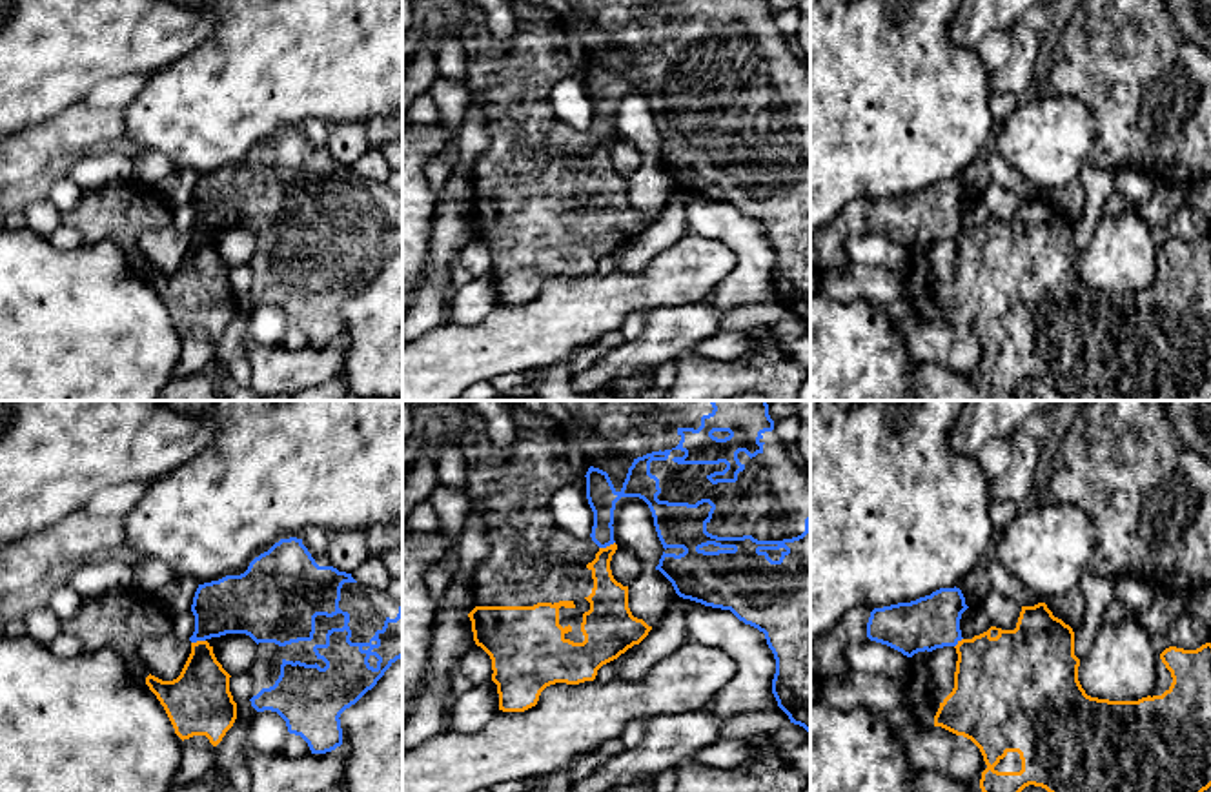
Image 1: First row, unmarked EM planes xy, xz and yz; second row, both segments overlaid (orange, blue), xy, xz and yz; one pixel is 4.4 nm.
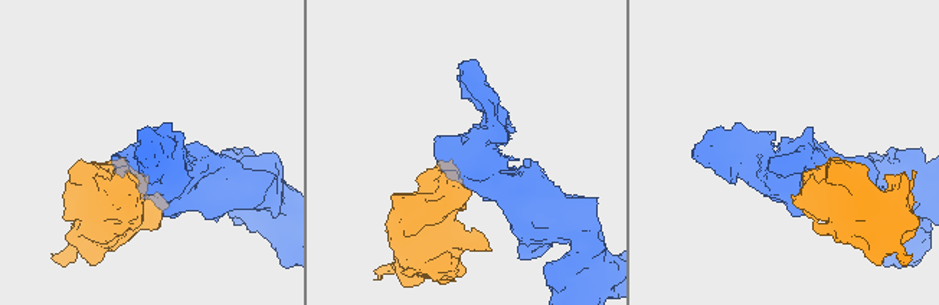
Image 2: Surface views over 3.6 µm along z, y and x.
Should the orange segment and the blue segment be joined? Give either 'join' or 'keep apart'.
keep apart

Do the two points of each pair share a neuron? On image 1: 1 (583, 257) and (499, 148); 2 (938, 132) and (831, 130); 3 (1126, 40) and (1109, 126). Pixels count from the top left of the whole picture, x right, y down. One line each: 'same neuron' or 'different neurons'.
1: same neuron
2: same neuron
3: same neuron

